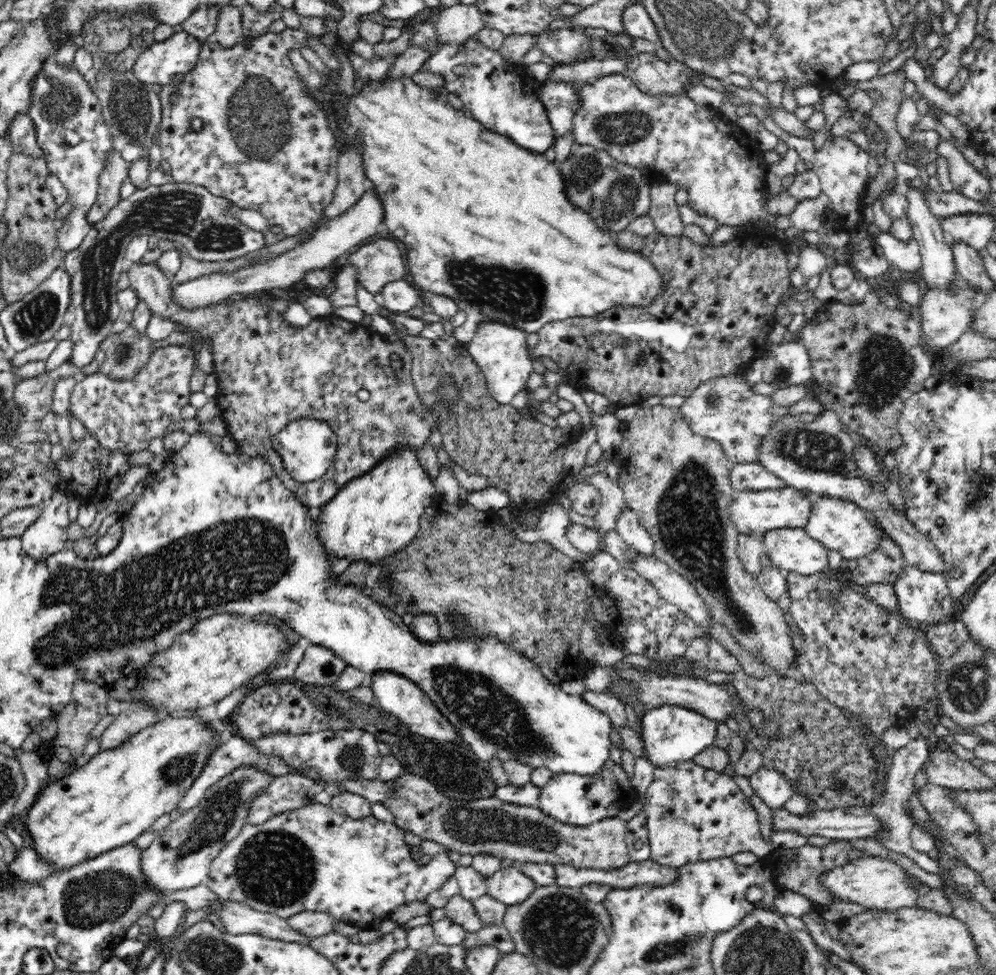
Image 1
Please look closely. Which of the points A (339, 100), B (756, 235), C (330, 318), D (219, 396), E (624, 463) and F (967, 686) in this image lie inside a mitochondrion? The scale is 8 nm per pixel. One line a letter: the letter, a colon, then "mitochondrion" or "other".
A: other
B: other
C: other
D: other
E: other
F: mitochondrion

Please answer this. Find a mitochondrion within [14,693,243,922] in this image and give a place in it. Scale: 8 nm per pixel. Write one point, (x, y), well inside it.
(175, 770)

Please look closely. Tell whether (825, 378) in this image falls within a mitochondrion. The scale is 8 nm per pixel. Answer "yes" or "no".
no

